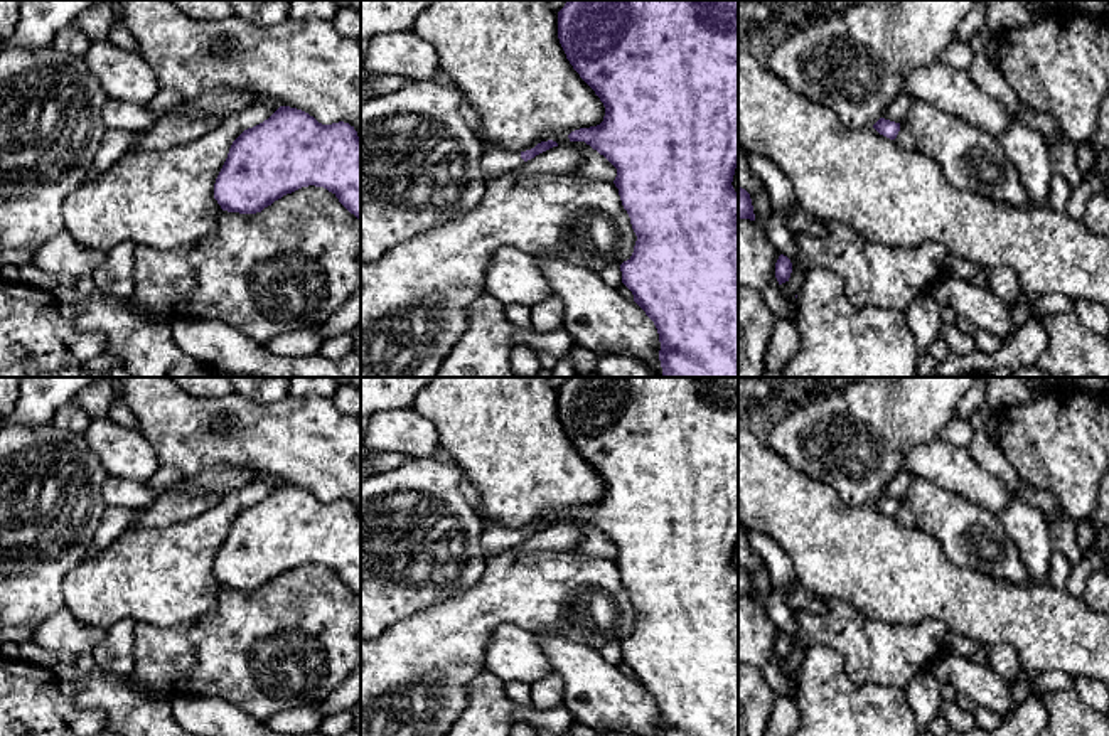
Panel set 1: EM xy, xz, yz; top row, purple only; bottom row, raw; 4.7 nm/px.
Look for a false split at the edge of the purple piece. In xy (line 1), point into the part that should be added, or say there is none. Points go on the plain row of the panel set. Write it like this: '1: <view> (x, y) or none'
1: none

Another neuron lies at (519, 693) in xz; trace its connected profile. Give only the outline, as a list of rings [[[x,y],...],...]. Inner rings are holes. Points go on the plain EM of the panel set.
[[[514,680],[514,682],[506,684],[506,694],[509,699],[512,699],[517,704],[533,706],[531,684],[528,682]]]

